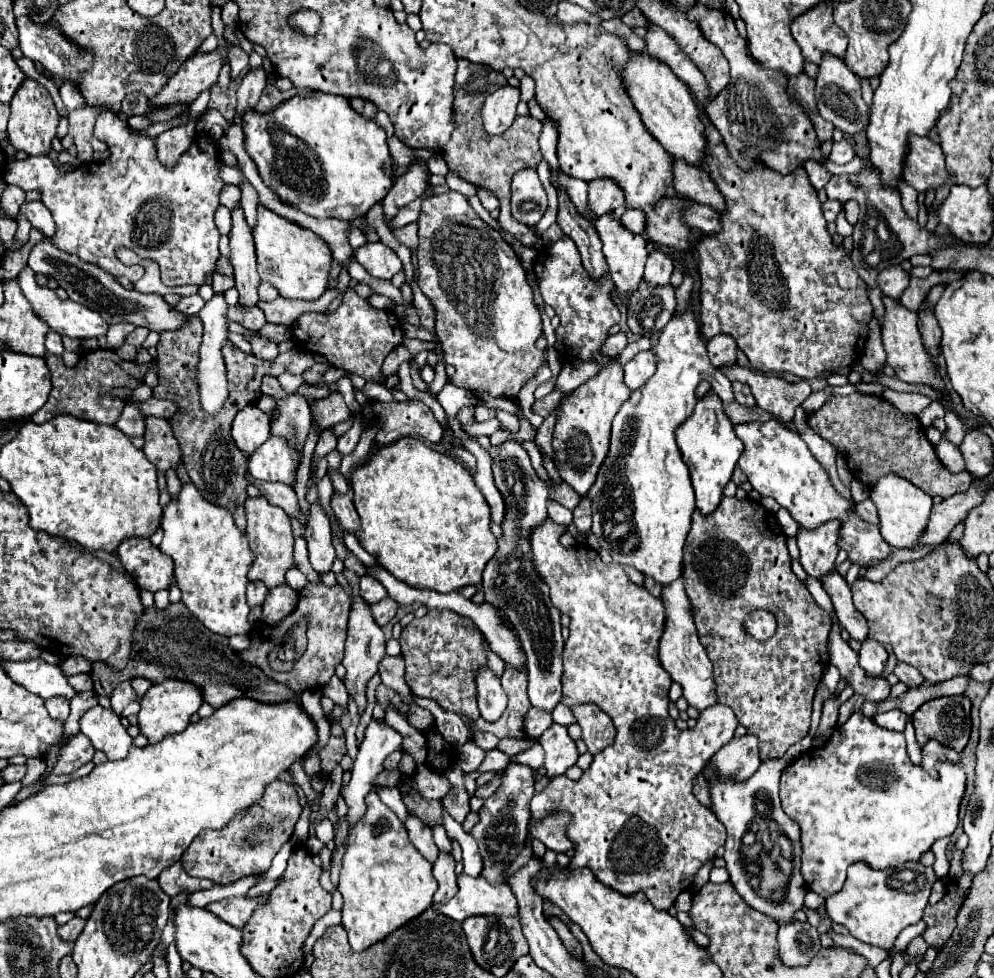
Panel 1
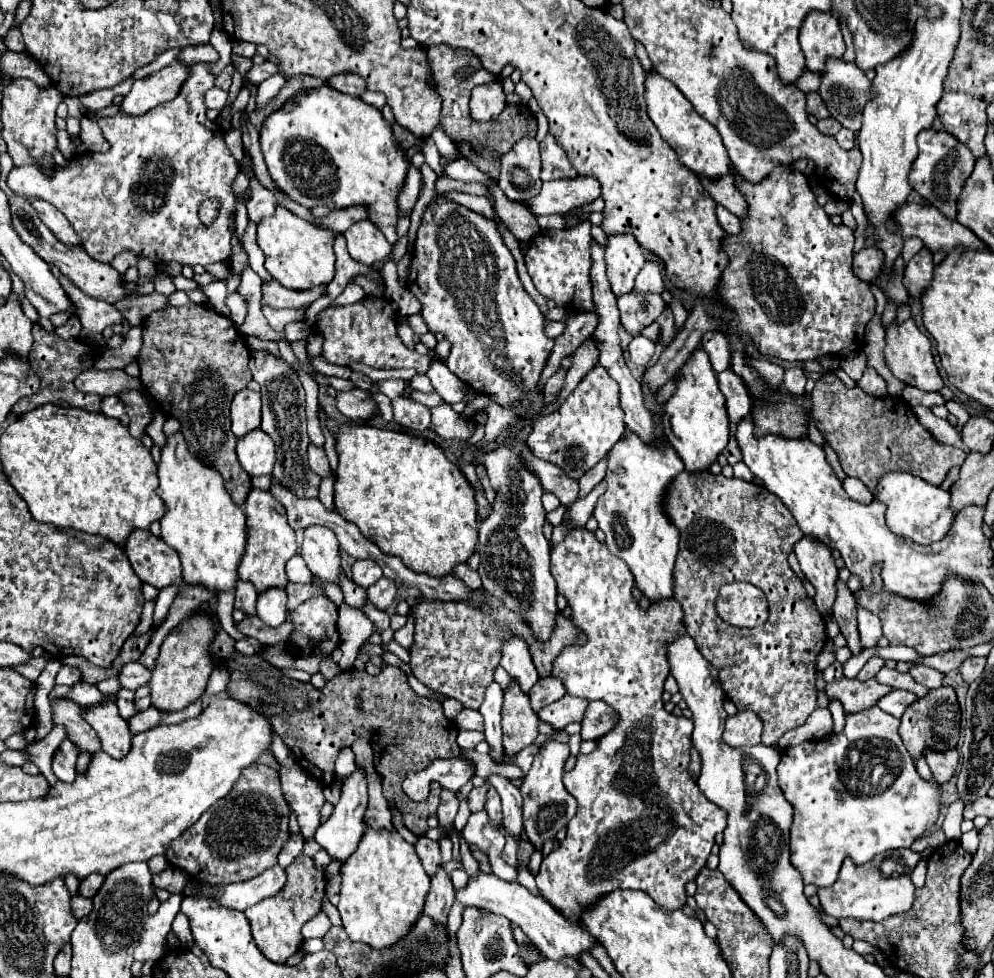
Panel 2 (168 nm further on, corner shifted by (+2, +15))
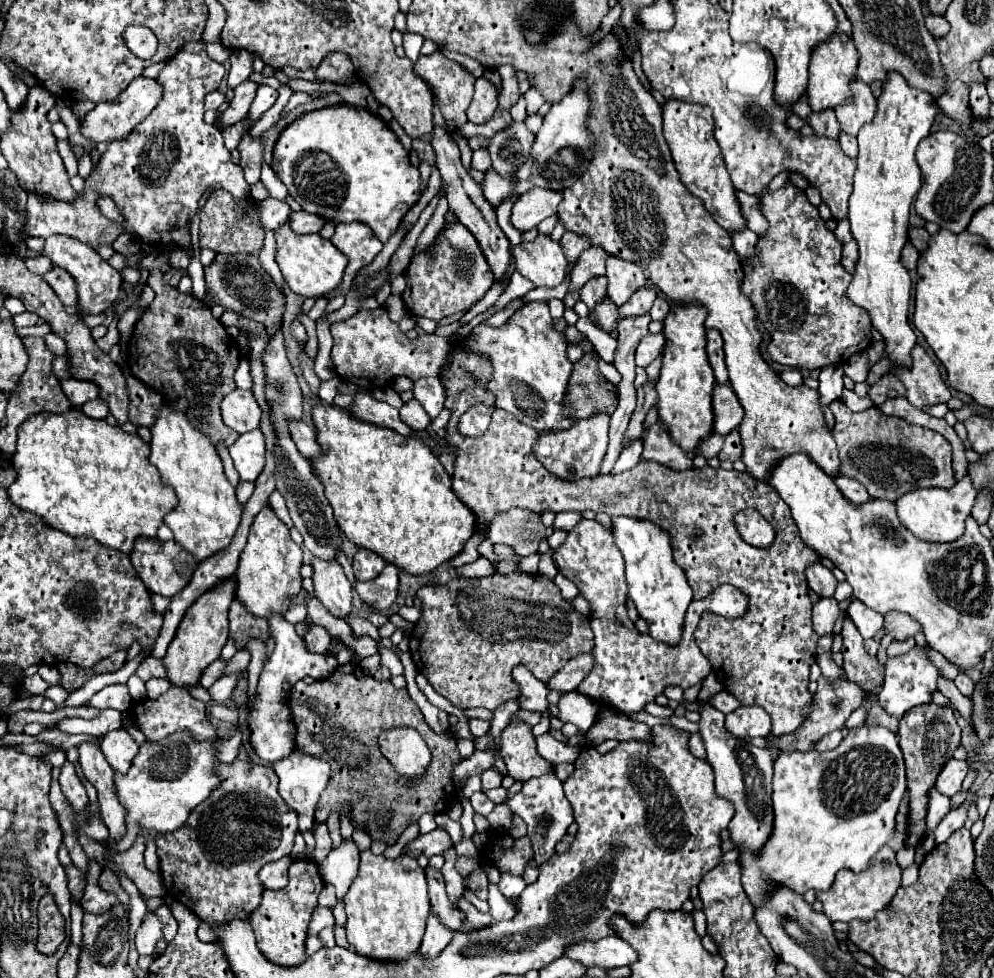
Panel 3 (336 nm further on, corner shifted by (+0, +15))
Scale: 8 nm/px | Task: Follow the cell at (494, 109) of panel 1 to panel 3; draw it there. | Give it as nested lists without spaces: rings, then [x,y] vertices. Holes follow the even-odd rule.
[[[480,77],[474,83],[474,99],[466,111],[468,121],[482,125],[482,123],[492,119],[496,107],[498,107],[498,89],[494,87],[494,83]]]

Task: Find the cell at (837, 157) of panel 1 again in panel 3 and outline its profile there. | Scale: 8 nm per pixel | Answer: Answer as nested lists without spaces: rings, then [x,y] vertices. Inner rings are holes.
[[[840,133],[840,145],[842,145],[842,149],[844,149],[844,153],[848,155],[848,157],[856,157],[858,155],[858,143],[856,143],[856,137],[852,137],[852,135],[848,135],[848,133]]]

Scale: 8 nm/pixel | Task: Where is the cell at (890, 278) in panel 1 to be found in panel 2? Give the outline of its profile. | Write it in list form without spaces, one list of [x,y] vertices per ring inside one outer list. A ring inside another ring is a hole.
[[[864,247],[854,255],[854,273],[862,281],[874,281],[884,271],[884,253],[878,247]]]

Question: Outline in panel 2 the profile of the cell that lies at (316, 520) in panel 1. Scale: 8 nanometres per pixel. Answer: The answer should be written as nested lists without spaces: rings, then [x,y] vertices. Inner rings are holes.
[[[310,525],[308,529],[304,529],[300,555],[304,557],[312,575],[336,583],[340,569],[340,555],[338,555],[338,541],[332,529],[322,525]]]

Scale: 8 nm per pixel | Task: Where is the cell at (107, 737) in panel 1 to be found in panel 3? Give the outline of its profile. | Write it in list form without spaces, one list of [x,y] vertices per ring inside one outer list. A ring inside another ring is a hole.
[[[124,729],[106,733],[100,749],[102,749],[106,761],[110,763],[110,767],[122,775],[128,773],[132,759],[138,755],[138,745],[134,743],[134,739]]]

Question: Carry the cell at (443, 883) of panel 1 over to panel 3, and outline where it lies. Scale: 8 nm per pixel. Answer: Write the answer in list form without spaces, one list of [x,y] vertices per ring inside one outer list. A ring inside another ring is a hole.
[[[430,915],[428,925],[426,925],[426,933],[424,933],[424,939],[420,945],[420,955],[424,959],[436,957],[450,943],[452,937],[454,937],[454,933],[450,929],[446,929],[444,925],[440,925],[436,915]]]

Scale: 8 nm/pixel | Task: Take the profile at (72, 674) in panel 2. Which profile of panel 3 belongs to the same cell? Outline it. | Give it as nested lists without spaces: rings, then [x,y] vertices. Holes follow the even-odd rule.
[[[44,665],[38,669],[38,675],[52,687],[52,685],[60,685],[60,673],[56,667],[50,667],[50,665]]]

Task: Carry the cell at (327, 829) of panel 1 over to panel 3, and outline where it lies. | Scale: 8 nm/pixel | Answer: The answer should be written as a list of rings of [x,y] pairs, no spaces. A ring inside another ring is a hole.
[[[294,749],[294,753],[290,753],[290,757],[284,757],[282,761],[272,763],[272,769],[276,771],[276,775],[280,779],[280,785],[278,785],[280,797],[288,803],[288,807],[292,807],[298,813],[300,831],[312,831],[312,815],[316,809],[316,803],[330,781],[330,765],[322,759],[302,753],[300,749]]]

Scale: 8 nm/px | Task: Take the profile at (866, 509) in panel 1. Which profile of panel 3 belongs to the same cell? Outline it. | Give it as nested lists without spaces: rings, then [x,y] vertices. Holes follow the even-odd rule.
[[[844,475],[836,477],[836,485],[838,485],[838,489],[842,491],[842,495],[844,495],[850,503],[854,503],[854,505],[866,503],[866,501],[870,499],[870,495],[866,493],[864,485],[860,485],[858,481],[854,481],[854,479],[850,479],[850,477],[844,477]]]

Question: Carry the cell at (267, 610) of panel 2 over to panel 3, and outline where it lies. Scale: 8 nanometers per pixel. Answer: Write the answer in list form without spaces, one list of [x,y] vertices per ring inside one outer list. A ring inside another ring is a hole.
[[[270,617],[270,633],[276,641],[274,653],[270,655],[268,663],[264,665],[258,687],[256,687],[256,699],[248,705],[248,727],[250,727],[250,745],[254,753],[264,761],[278,761],[282,757],[288,757],[296,747],[296,729],[292,723],[292,713],[288,707],[288,695],[296,681],[311,676],[315,680],[326,679],[334,669],[338,667],[338,661],[334,655],[314,655],[304,647],[304,639],[296,635],[294,625],[288,623],[284,617]]]

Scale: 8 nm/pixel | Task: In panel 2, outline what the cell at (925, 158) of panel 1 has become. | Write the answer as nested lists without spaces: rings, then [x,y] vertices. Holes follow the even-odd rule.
[[[934,129],[920,131],[918,149],[920,153],[912,163],[912,173],[910,173],[912,189],[922,197],[926,197],[934,207],[938,207],[944,215],[952,219],[956,215],[956,197],[962,191],[962,183],[972,173],[976,159],[964,143],[956,141],[956,137],[946,131],[934,131]]]

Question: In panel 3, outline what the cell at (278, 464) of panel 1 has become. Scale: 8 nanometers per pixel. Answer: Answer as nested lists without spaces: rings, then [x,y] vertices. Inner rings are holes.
[[[250,431],[240,435],[230,447],[230,457],[242,481],[254,481],[264,469],[264,437],[262,431]]]

